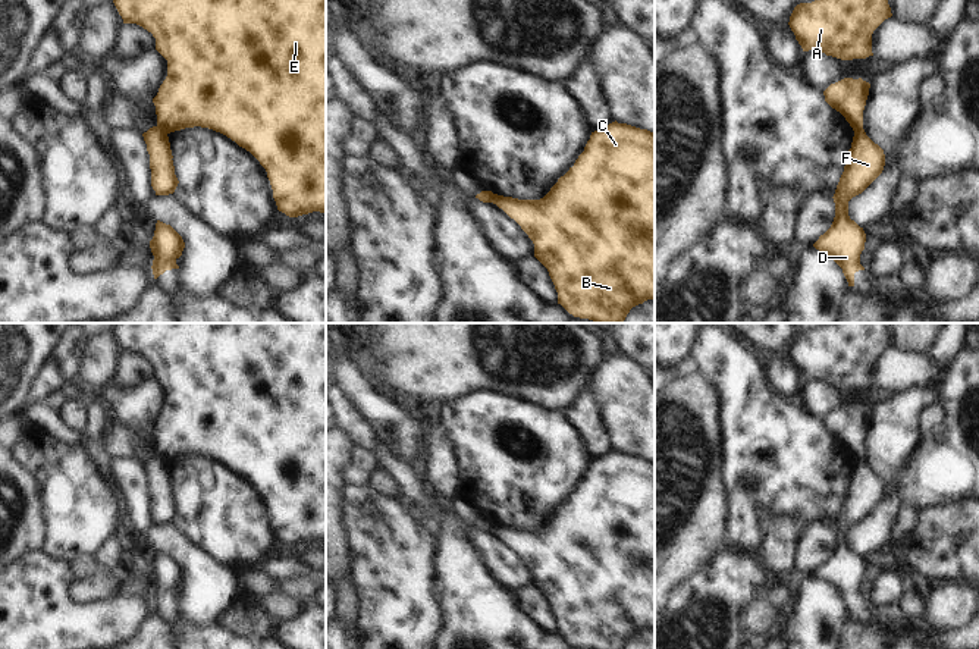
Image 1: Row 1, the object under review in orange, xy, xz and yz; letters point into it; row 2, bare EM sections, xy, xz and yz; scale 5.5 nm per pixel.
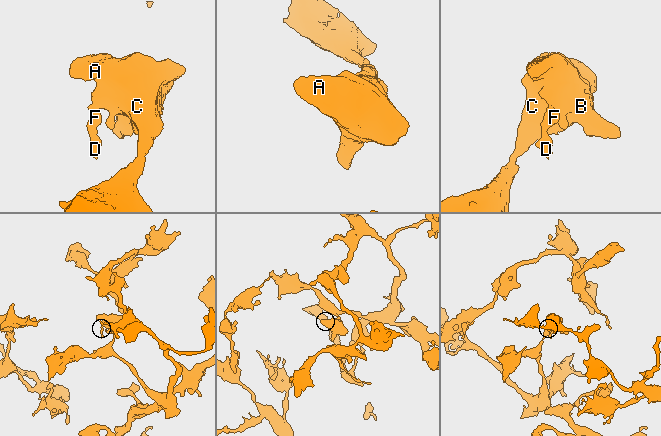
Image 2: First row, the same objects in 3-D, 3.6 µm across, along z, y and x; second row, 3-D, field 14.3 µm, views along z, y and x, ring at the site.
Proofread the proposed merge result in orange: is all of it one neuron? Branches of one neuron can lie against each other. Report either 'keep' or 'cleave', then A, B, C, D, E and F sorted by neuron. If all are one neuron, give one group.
cleave; A B C E / D F

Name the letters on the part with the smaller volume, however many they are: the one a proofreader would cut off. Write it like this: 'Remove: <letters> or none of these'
Remove: D, F

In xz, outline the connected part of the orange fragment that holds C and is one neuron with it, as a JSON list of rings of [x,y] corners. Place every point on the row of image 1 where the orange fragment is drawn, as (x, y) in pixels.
[[[616,120],[592,132],[574,166],[540,200],[518,200],[495,194],[493,204],[514,219],[534,244],[534,257],[547,269],[558,292],[558,304],[569,314],[596,323],[624,323],[630,310],[647,300],[655,301],[655,134]]]

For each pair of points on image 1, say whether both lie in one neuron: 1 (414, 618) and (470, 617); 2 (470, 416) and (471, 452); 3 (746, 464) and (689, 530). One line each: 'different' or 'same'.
1: different
2: same
3: different

